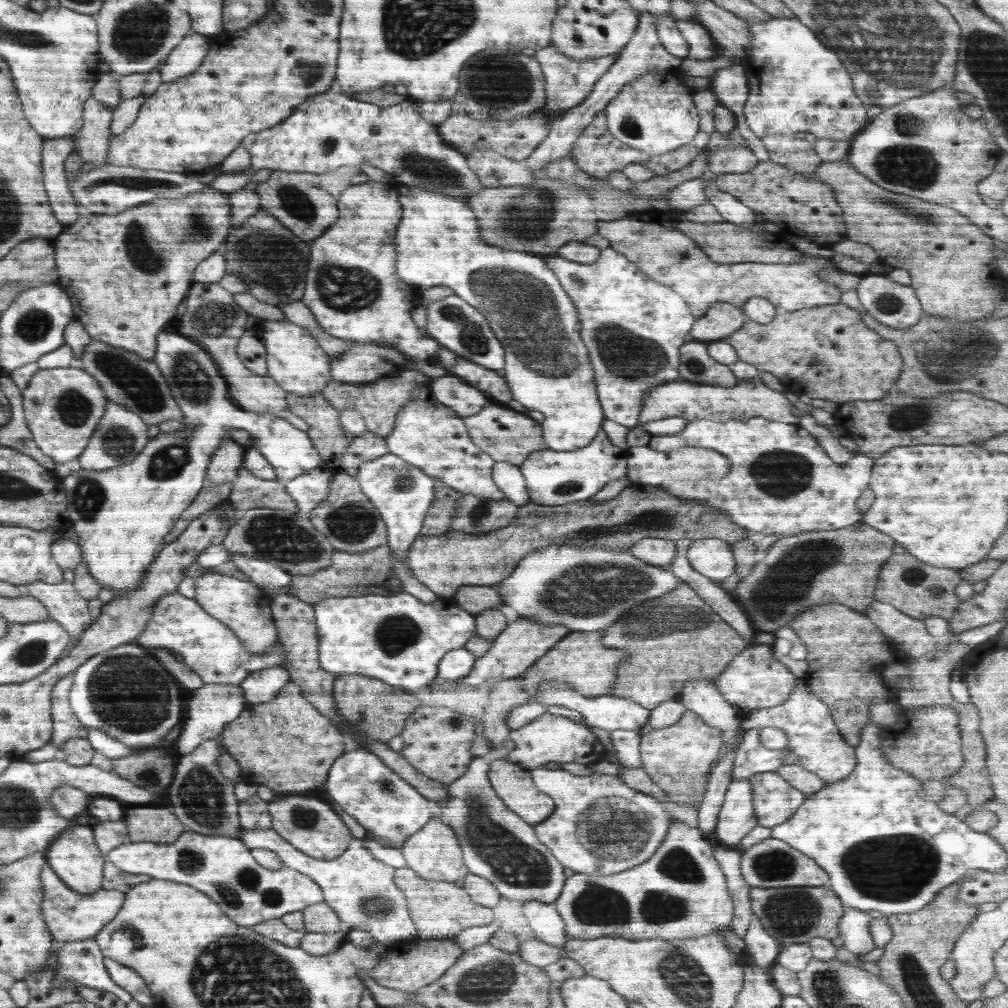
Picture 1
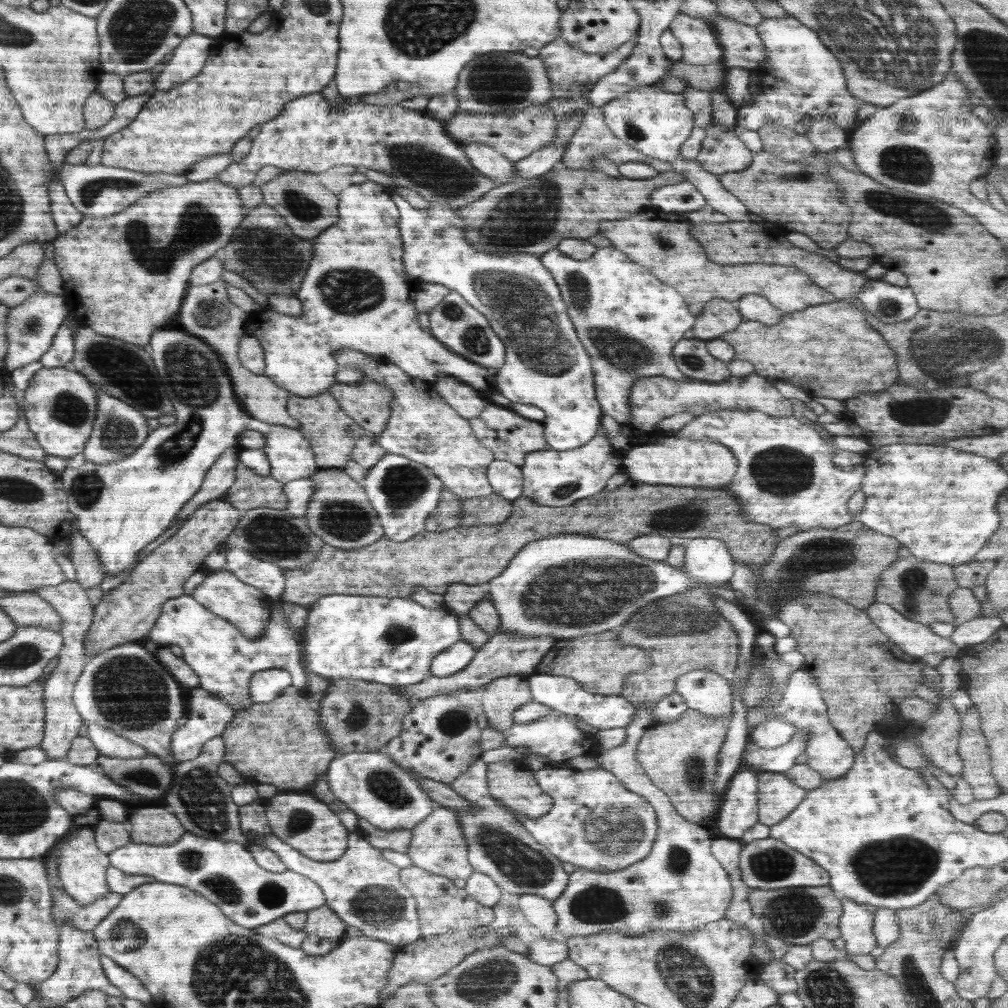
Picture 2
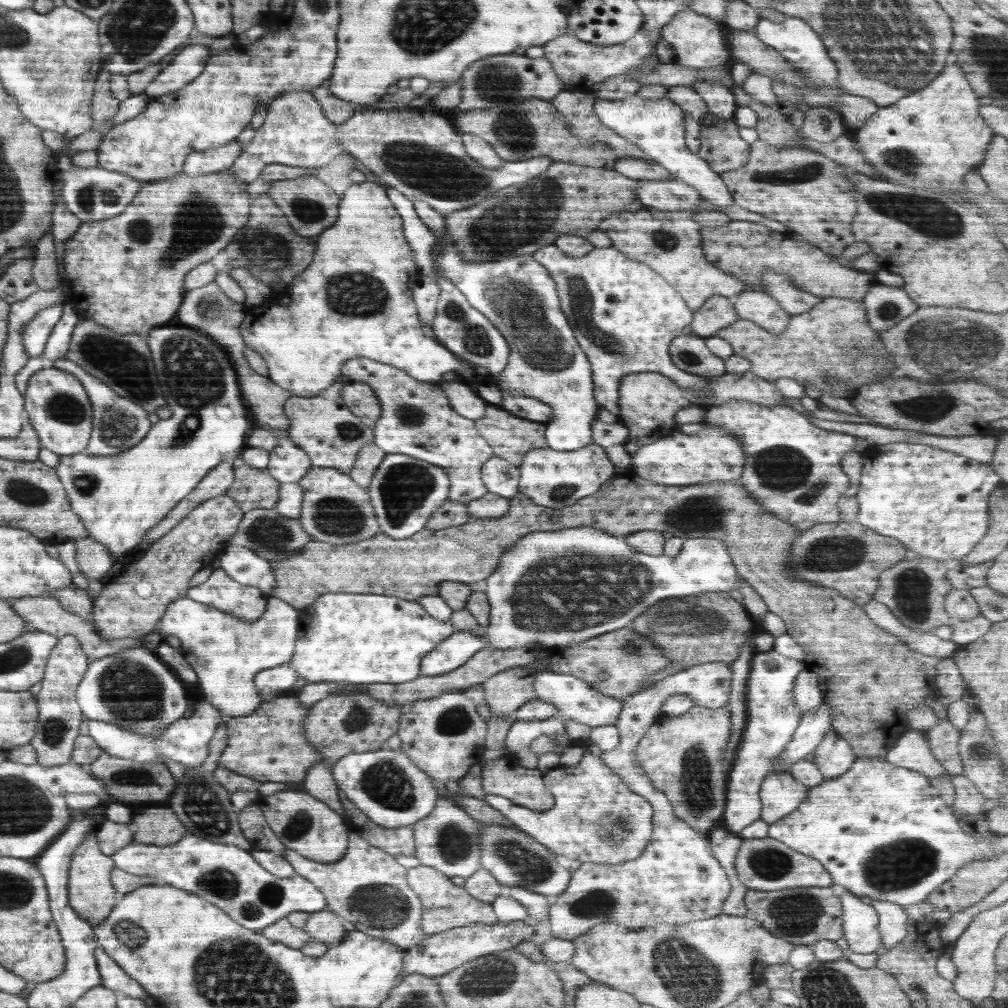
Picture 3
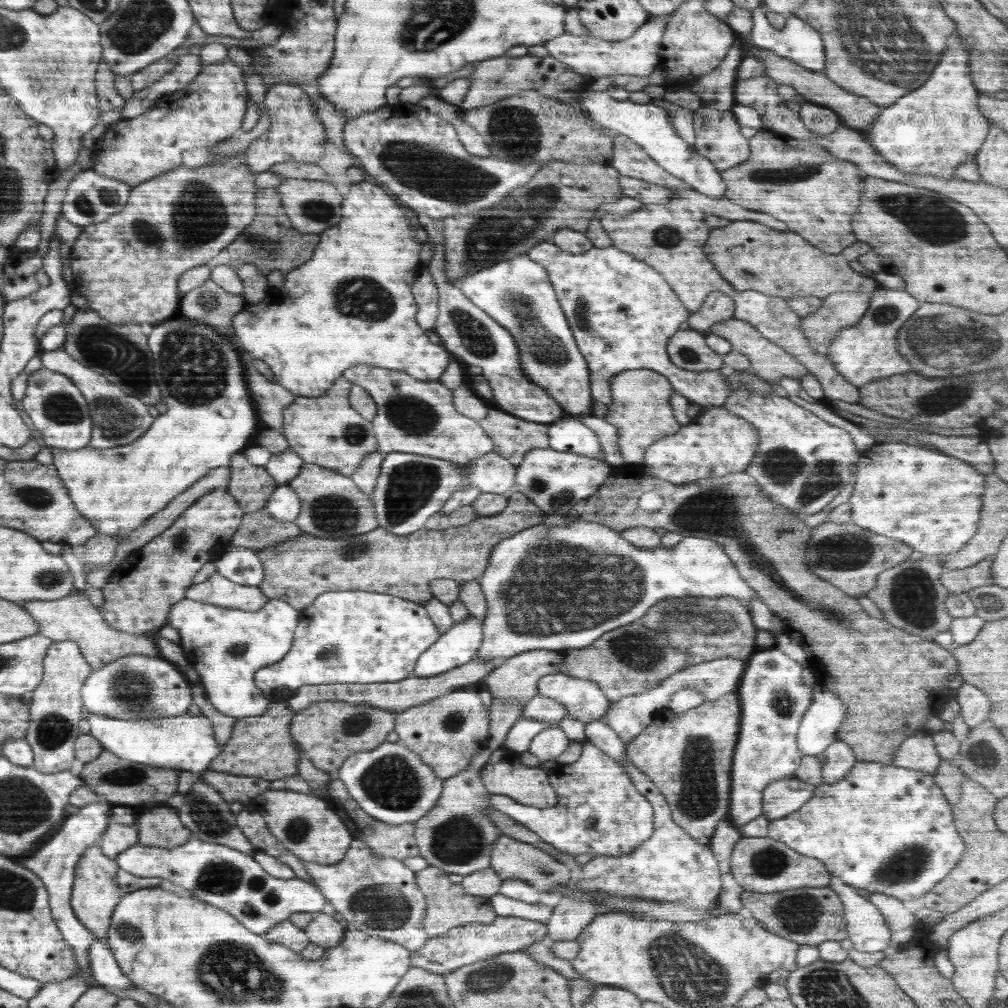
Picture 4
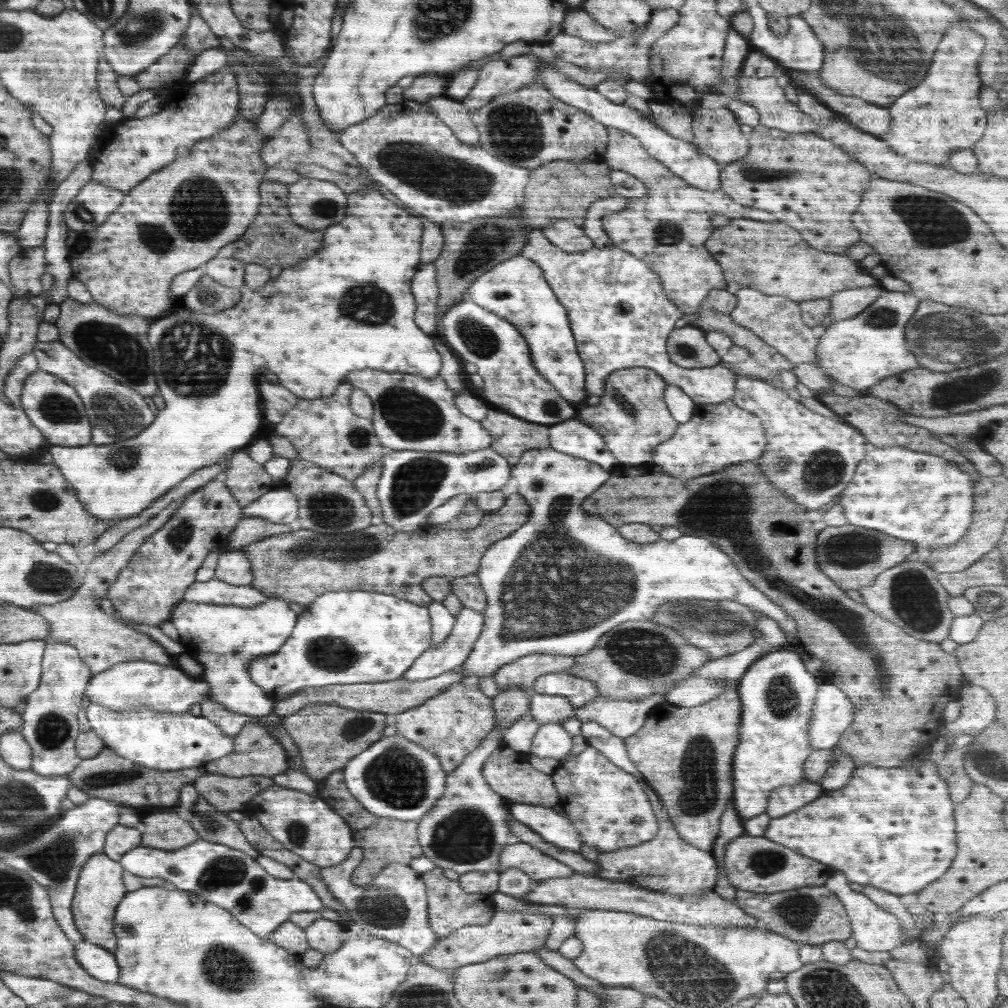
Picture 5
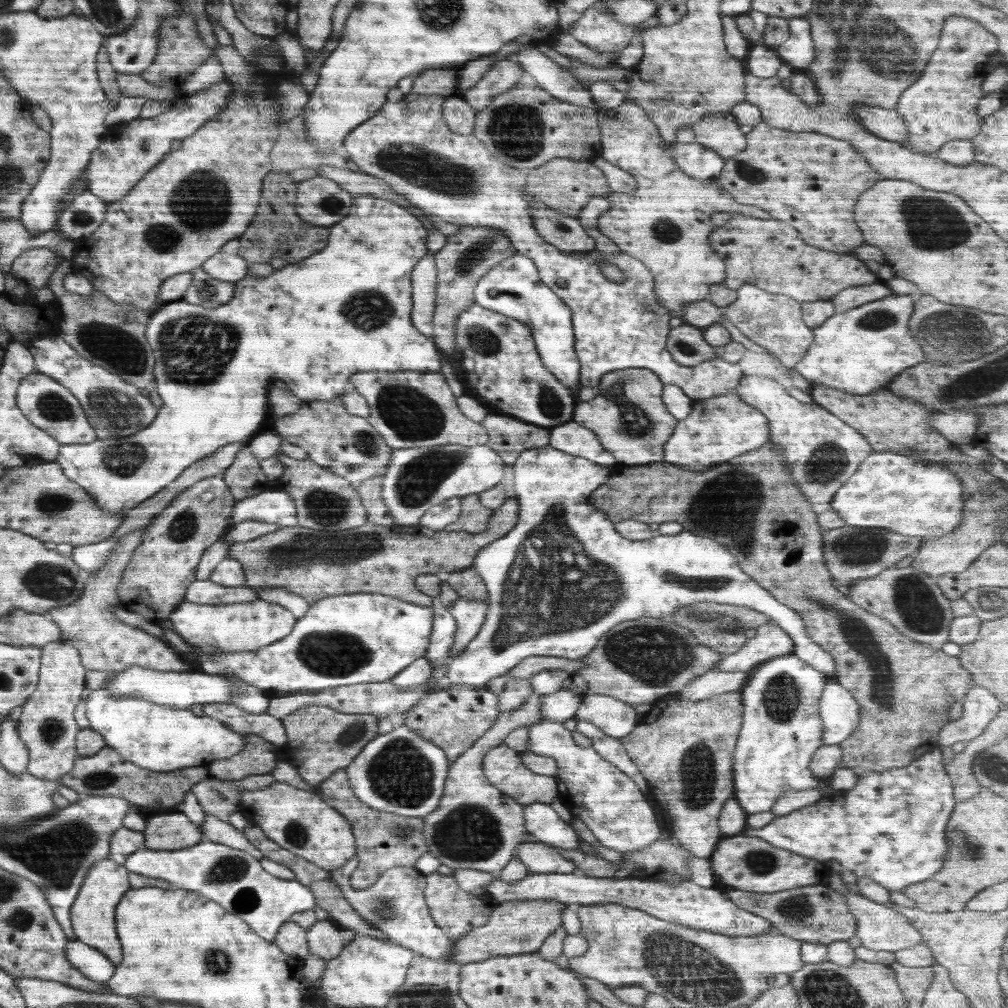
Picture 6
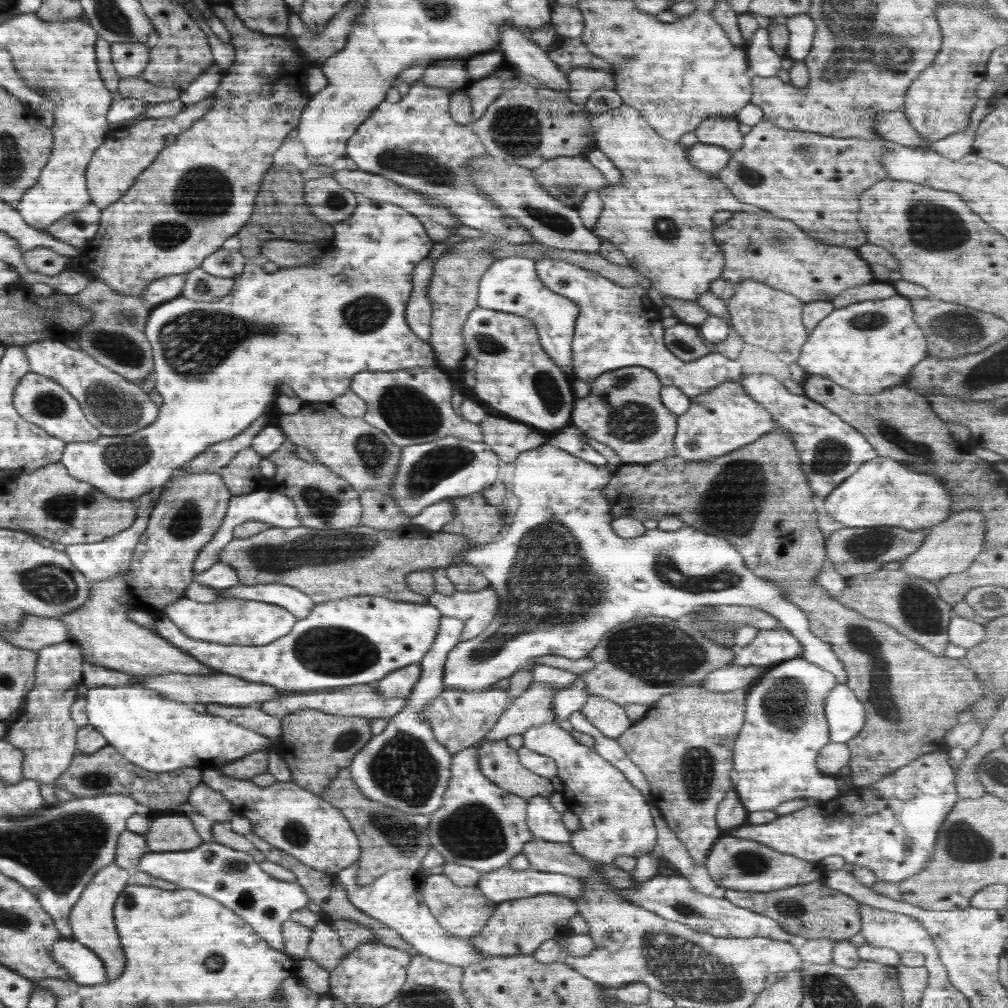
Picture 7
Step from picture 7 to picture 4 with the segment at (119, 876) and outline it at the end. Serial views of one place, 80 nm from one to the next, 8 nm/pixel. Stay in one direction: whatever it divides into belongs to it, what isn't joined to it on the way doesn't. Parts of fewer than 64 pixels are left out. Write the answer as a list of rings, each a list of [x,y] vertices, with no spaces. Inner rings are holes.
[[[95,842],[88,848],[88,858],[80,862],[80,878],[76,879],[76,894],[71,894],[71,906],[76,906],[76,918],[93,932],[96,940],[103,943],[107,940],[107,933],[111,928],[112,914],[124,895],[116,882],[119,865],[115,859],[108,858],[100,845]]]

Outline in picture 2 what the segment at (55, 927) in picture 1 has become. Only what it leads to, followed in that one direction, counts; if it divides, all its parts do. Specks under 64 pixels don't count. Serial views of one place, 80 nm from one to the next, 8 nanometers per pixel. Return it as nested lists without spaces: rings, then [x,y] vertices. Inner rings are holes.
[[[51,884],[53,903],[51,906],[52,916],[55,918],[57,929],[62,925],[70,923],[73,927],[81,931],[92,931],[100,922],[100,919],[106,918],[112,914],[112,910],[118,906],[122,894],[110,892],[107,896],[101,896],[93,904],[78,904],[75,900],[57,884]]]

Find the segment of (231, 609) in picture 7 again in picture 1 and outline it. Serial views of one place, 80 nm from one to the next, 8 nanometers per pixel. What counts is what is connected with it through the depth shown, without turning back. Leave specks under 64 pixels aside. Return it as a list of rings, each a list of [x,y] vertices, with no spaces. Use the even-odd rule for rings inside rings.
[[[178,592],[165,594],[159,600],[147,629],[140,634],[135,643],[152,652],[164,648],[180,653],[183,664],[202,679],[204,684],[240,685],[251,673],[273,667],[284,667],[284,653],[280,641],[276,641],[272,652],[262,653],[262,656],[248,653],[248,650],[244,650],[242,642],[236,638],[236,634],[220,622],[220,619],[208,614],[195,599],[186,598]]]

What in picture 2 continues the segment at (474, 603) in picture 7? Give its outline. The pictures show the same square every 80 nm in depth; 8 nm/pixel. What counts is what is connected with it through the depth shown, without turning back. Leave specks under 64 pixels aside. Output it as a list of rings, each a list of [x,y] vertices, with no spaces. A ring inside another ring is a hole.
[[[466,640],[454,642],[454,646],[446,648],[430,664],[430,676],[444,678],[460,672],[468,667],[474,659],[477,650],[470,646]]]

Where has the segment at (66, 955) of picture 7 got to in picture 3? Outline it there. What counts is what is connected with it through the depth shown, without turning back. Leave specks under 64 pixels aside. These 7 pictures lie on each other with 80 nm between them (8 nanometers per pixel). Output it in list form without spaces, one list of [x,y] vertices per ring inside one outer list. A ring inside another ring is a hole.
[[[100,945],[96,947],[94,956],[104,988],[115,991],[119,996],[134,997],[140,1000],[148,995],[145,988],[137,980],[130,978]]]

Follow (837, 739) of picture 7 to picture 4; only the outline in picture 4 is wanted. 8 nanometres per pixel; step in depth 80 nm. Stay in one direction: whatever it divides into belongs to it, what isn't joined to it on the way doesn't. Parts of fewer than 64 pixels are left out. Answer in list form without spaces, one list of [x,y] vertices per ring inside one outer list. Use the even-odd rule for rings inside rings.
[[[815,686],[813,702],[797,732],[797,745],[803,756],[820,754],[837,739],[838,729],[846,716],[844,706],[842,700],[832,694],[832,689]]]

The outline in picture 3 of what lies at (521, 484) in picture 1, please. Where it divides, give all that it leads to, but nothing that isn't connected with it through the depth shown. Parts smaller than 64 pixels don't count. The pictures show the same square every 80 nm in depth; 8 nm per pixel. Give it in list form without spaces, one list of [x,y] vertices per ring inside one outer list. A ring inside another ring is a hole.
[[[492,455],[481,466],[481,479],[487,492],[511,499],[519,492],[519,467],[508,460]]]

